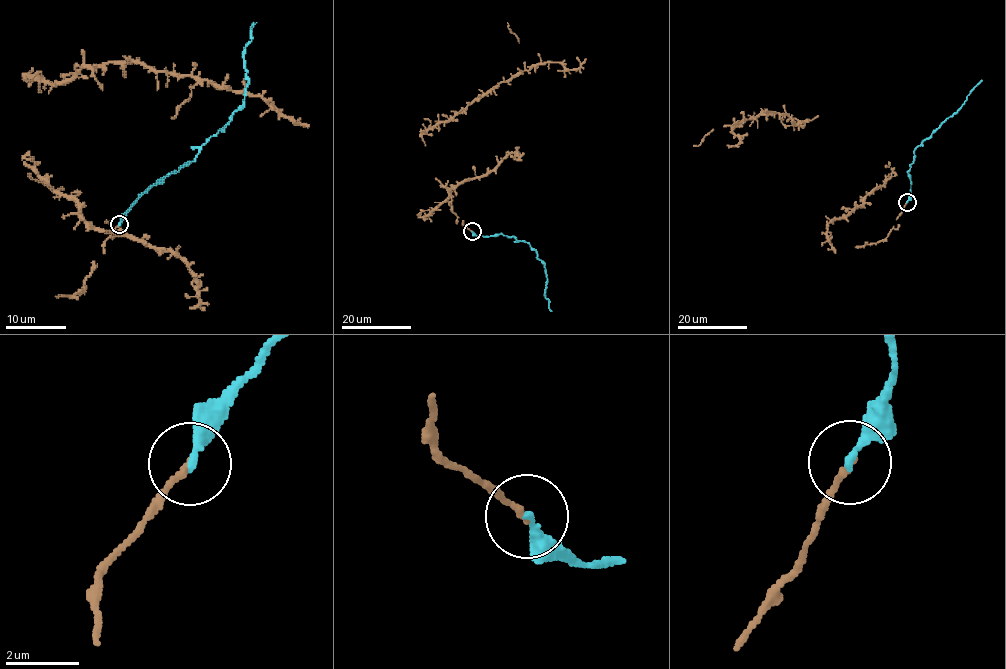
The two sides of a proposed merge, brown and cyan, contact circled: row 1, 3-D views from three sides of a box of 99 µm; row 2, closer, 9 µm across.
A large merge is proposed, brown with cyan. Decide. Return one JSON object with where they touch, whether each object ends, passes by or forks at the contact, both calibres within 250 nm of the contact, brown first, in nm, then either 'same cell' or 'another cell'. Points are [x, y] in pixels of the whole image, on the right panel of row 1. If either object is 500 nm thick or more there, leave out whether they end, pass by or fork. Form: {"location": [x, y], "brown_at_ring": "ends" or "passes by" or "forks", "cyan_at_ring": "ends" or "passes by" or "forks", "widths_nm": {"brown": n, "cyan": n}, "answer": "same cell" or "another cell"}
{"location": [907, 202], "brown_at_ring": "ends", "cyan_at_ring": "ends", "widths_nm": {"brown": 170, "cyan": 240}, "answer": "same cell"}

